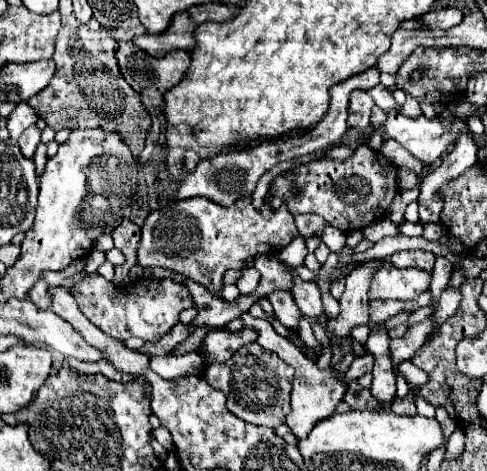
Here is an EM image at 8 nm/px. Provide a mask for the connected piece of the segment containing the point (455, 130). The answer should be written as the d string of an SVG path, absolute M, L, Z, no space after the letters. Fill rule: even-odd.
M389 110L389 112L387 112L387 120L385 120L383 124L379 124L379 126L375 126L375 128L371 128L369 132L365 132L365 134L359 136L359 144L369 144L371 136L373 136L375 132L381 132L383 142L395 140L395 142L399 142L407 152L411 152L415 158L419 158L421 162L433 164L433 162L447 150L449 142L455 144L455 134L459 134L459 130L465 130L465 124L463 124L459 118L455 118L453 128L451 128L451 132L449 132L449 130L445 130L445 126L441 124L439 116L437 116L435 120L427 120L425 116L407 118L407 116L399 114L399 110Z

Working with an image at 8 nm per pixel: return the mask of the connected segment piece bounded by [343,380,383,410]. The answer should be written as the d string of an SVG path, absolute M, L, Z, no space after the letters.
M353 380L353 382L349 384L343 400L345 400L353 410L379 410L379 408L383 408L383 406L379 406L379 404L375 402L375 398L371 400L369 388L361 388L361 386L357 384L357 380Z

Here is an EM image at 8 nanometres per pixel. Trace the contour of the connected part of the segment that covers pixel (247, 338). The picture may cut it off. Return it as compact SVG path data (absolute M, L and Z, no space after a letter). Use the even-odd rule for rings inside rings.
M243 326L237 332L231 330L215 330L205 336L205 340L199 344L199 350L211 358L211 362L227 362L237 348L255 342L257 330L251 326Z

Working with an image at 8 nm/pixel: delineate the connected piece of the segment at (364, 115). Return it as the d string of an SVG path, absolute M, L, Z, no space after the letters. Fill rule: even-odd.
M355 90L349 98L349 114L347 114L347 126L355 130L365 130L369 126L371 108L375 104L371 102L371 96L363 90Z

